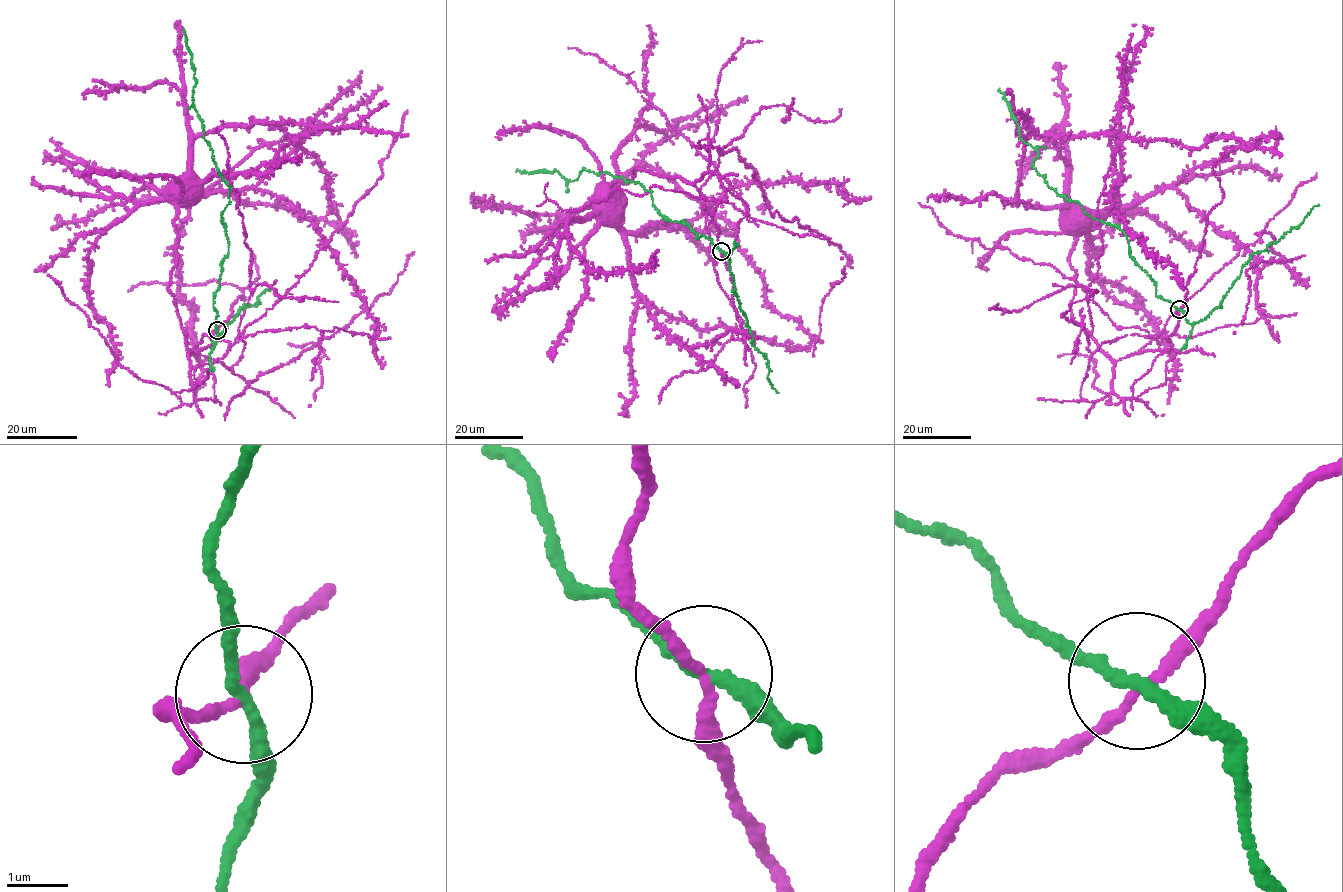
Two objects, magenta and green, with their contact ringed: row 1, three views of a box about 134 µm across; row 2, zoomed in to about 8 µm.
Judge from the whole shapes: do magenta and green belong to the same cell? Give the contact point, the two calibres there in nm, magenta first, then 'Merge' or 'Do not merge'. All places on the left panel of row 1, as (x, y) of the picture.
Place: (217, 330). Thickness 180 nm (magenta) against 200 nm. Merge

